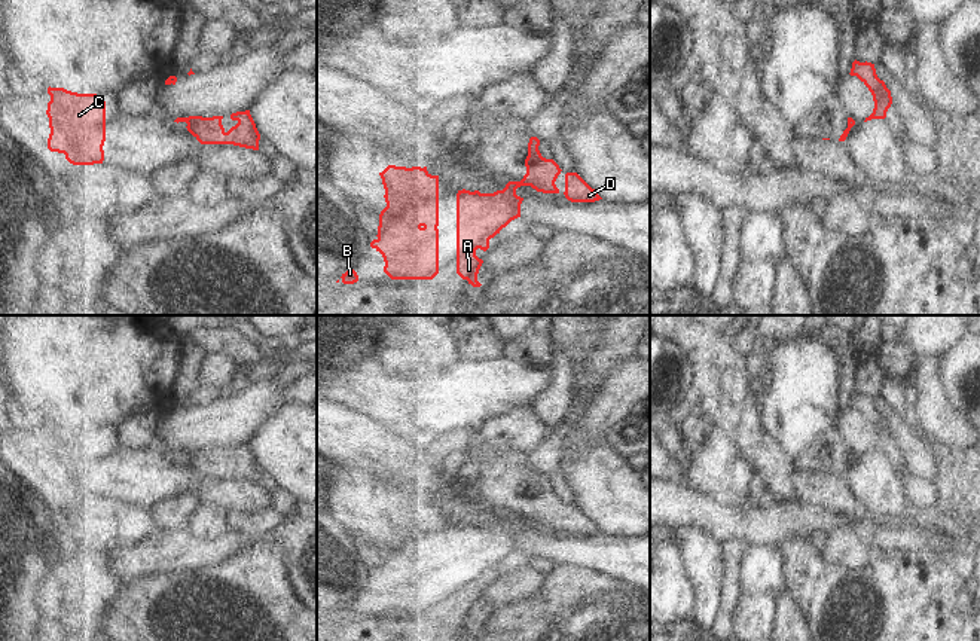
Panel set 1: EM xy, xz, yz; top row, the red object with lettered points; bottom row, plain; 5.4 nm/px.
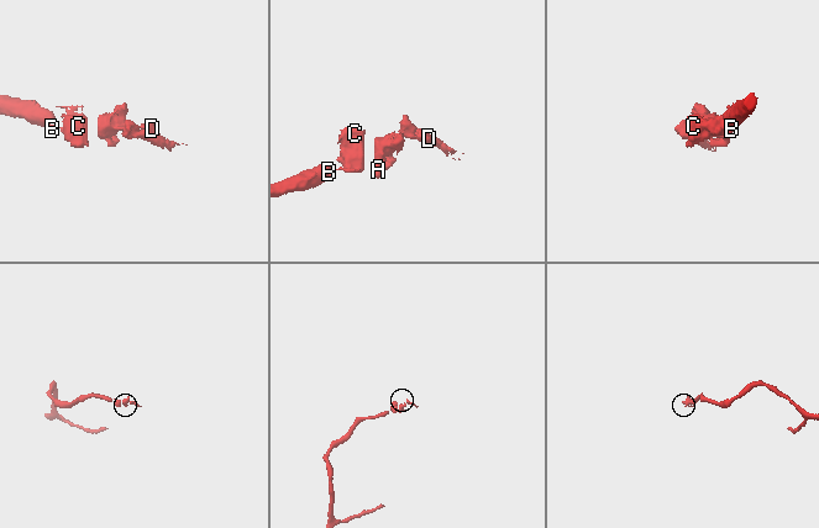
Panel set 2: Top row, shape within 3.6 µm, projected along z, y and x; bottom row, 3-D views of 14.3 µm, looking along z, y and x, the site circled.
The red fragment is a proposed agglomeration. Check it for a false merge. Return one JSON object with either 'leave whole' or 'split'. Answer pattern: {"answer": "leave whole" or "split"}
{"answer": "split"}

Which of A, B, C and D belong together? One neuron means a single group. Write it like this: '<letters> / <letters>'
A B C / D

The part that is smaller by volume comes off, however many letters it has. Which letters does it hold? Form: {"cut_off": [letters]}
{"cut_off": ["D"]}

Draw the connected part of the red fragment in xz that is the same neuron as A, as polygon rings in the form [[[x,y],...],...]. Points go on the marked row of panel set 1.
[[[509,181],[503,190],[494,193],[470,192],[465,189],[457,193],[457,274],[473,287],[482,286],[477,281],[477,274],[483,260],[476,256],[476,250],[486,251],[489,239],[500,233],[512,220],[520,217],[523,198],[516,195],[516,189],[520,186],[523,186],[520,181]]]

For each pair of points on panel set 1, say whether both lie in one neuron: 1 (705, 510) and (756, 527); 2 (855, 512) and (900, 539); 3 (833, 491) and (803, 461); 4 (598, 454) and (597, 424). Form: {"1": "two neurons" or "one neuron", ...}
{"1": "one neuron", "2": "one neuron", "3": "two neurons", "4": "two neurons"}

